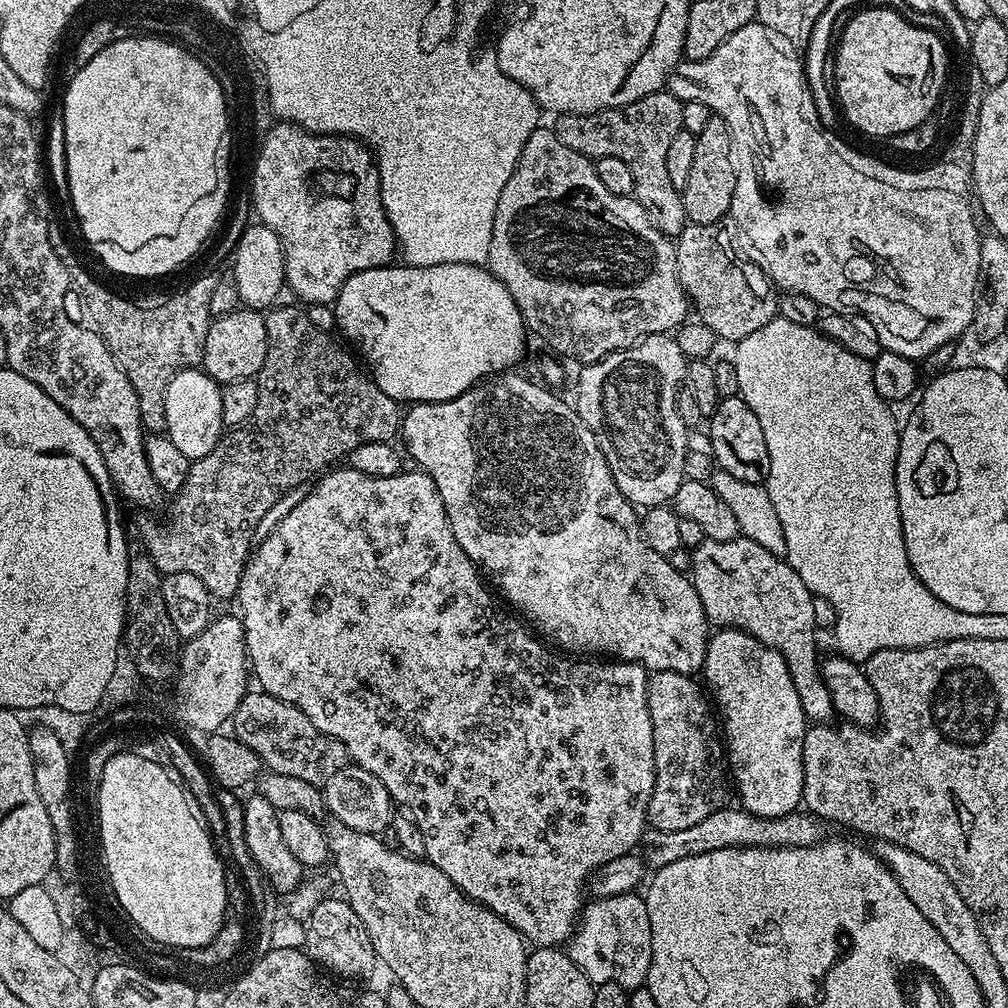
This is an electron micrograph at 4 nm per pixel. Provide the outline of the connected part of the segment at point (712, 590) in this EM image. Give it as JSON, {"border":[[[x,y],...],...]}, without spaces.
{"border":[[[742,535],[730,541],[706,538],[691,553],[690,579],[709,625],[717,629],[741,628],[758,642],[778,650],[790,670],[790,678],[794,678],[794,690],[798,690],[805,717],[812,722],[831,721],[832,699],[830,690],[826,690],[822,656],[816,653],[814,597],[787,559],[770,554],[766,546],[758,546],[758,542]]]}

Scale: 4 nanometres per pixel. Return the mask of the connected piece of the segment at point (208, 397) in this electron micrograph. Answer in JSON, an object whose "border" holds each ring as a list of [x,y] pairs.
{"border":[[[194,367],[181,370],[166,390],[166,435],[190,462],[210,454],[225,431],[220,389],[221,385]]]}

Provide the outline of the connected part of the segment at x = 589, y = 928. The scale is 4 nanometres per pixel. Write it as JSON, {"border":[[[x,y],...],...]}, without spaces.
{"border":[[[627,892],[592,898],[583,905],[576,931],[567,941],[568,957],[593,985],[617,984],[629,990],[641,987],[650,970],[650,914],[643,895]]]}

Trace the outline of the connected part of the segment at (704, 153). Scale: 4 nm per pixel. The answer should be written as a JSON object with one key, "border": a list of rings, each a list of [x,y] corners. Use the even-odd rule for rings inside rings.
{"border":[[[712,114],[696,132],[694,163],[690,169],[690,179],[682,189],[684,198],[684,218],[690,224],[713,224],[725,219],[732,211],[736,168],[732,164],[732,139],[730,130],[722,117]]]}

